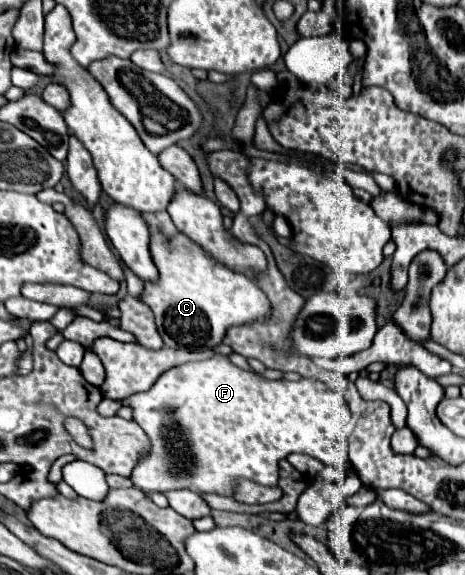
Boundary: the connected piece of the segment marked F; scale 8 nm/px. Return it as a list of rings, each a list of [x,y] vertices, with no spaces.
[[[216,356],[164,372],[150,390],[130,396],[124,404],[134,408],[134,420],[150,438],[148,452],[140,456],[130,476],[134,486],[146,494],[186,488],[200,494],[232,496],[240,478],[274,488],[278,486],[278,462],[292,452],[308,454],[340,472],[350,466],[348,440],[354,420],[348,402],[318,380],[268,380],[252,370],[240,370],[226,356]]]

